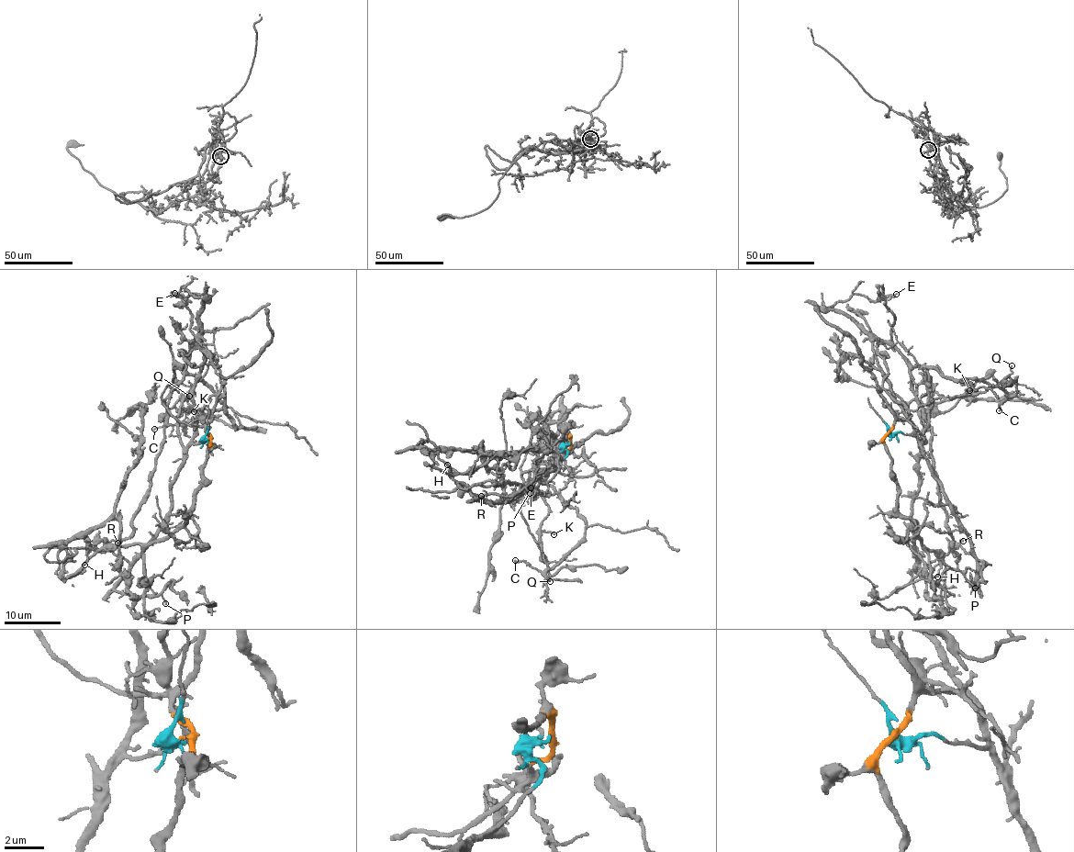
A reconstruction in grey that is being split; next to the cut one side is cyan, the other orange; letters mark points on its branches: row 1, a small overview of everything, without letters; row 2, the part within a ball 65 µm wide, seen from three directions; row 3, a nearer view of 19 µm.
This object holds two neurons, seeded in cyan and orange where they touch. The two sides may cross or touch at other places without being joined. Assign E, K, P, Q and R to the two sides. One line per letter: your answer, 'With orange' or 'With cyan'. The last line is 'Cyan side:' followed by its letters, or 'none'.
E: With orange
K: With cyan
P: With cyan
Q: With cyan
R: With cyan
Cyan side: K, P, Q, R

